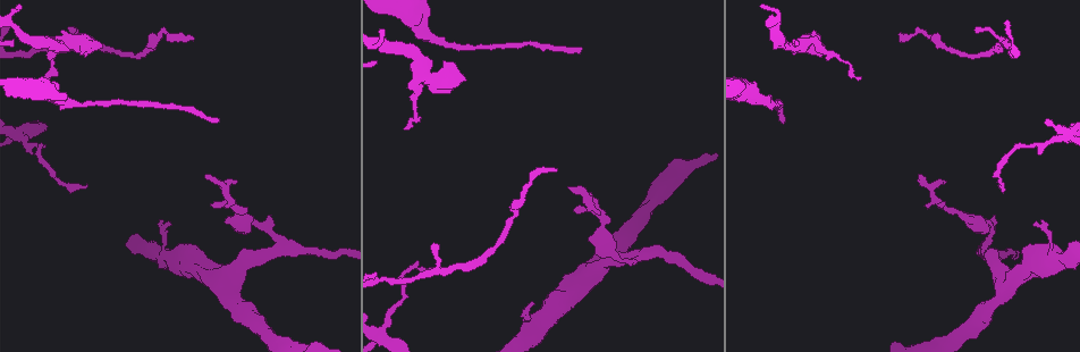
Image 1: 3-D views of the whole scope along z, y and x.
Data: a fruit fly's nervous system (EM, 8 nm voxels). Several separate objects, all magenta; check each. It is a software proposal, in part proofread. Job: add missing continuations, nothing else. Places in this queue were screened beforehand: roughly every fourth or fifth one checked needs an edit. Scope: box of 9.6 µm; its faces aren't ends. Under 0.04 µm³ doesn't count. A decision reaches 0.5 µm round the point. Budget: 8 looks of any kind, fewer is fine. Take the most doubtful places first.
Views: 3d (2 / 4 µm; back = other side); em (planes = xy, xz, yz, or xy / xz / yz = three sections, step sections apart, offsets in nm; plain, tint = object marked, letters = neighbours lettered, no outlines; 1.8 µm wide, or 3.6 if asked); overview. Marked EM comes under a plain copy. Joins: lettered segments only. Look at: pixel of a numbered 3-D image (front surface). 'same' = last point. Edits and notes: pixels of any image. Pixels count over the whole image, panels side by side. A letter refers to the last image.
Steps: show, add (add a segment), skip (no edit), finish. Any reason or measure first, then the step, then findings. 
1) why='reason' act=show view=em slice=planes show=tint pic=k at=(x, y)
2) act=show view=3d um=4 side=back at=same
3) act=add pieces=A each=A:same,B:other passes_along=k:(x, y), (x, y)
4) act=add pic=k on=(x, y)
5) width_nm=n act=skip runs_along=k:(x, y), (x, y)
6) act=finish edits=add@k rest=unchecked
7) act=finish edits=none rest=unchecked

why='tapers out' act=show view=3d um=2 pic=1 at=(555, 169)

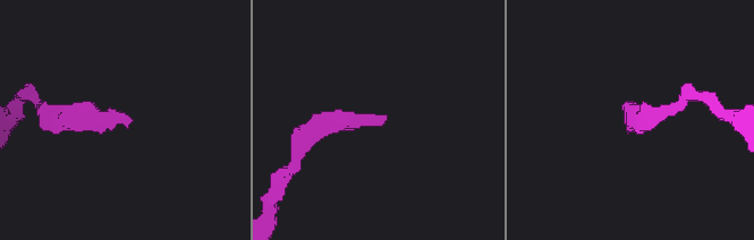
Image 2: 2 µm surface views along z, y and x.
act=show view=em slice=planes show=letters pic=2 at=(385, 116)

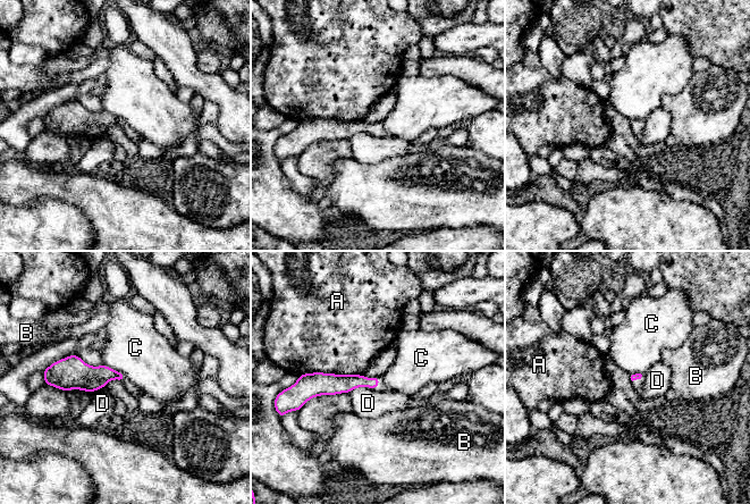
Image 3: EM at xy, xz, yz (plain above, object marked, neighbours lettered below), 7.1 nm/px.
act=skip each=A:other,B:other,C:other,D:other runs_along=3:(376, 380), (310, 384) found='none of them fits'

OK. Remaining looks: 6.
why='tapers out' act=show view=3d um=4 pic=1 at=(920, 174)

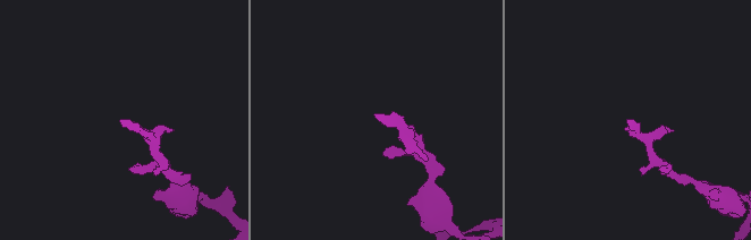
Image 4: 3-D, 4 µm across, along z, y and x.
act=show view=em slice=yz step=4 show=letters pic=4 at=(124, 121)

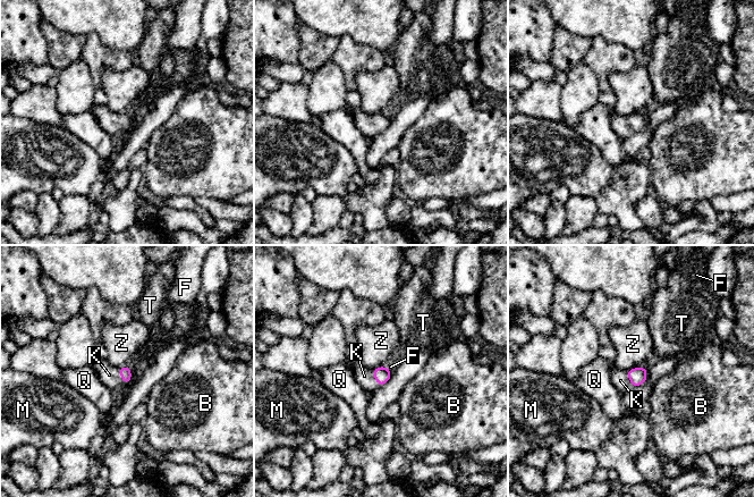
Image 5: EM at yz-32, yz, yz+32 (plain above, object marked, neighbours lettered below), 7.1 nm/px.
act=add pieces=K each=B:other,F:other,K:same,M:other,Q:other,T:other,Z:other passes_along=5:(382, 375), (374, 378), (364, 376) found='it goes on there'

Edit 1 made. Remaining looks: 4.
why='redraw' act=show view=overview

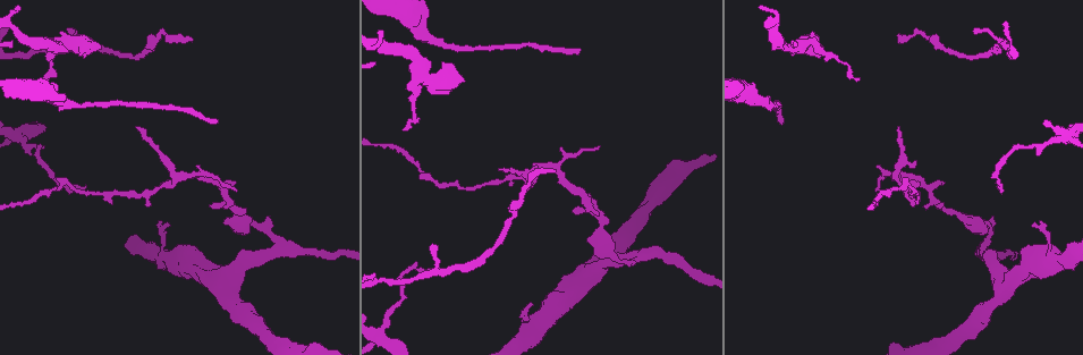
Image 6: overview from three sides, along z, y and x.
why='tapers out' act=show view=3d um=4 pic=6 at=(899, 128)

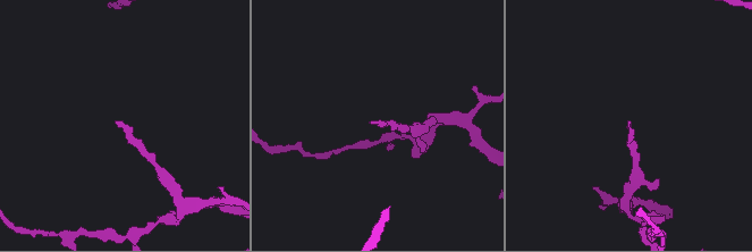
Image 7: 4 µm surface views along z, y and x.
why='now the EM' act=show view=em slice=xy step=4 show=tint pic=7 at=(629, 121)

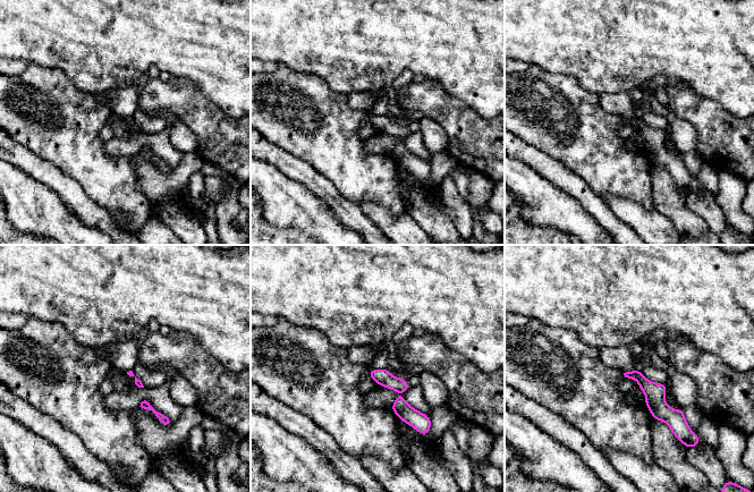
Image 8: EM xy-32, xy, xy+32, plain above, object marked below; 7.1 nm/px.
why='cut it another way' act=show view=em slice=planes show=letters at=same

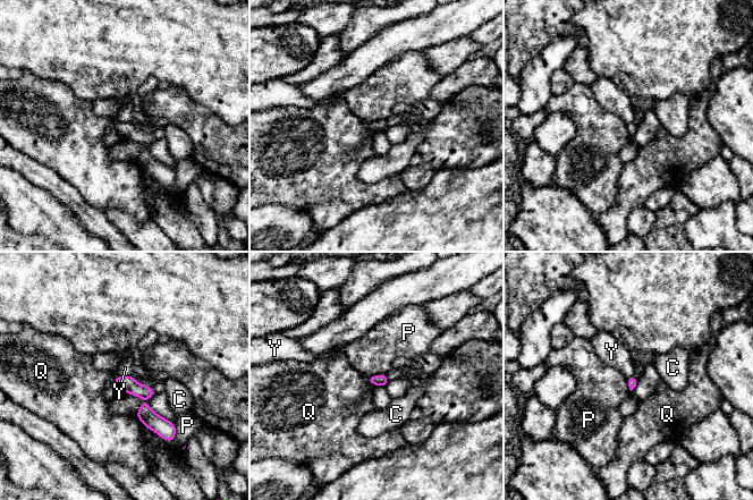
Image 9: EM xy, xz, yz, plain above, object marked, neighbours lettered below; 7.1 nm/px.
act=skip each=C:other,P:other,Q:other,Y:other runs_along=9:(117, 379), (144, 397), (144, 409), (166, 431) found='no lettered segment goes on from it'

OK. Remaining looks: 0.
act=finish edits=add@5 rest=unchecked

